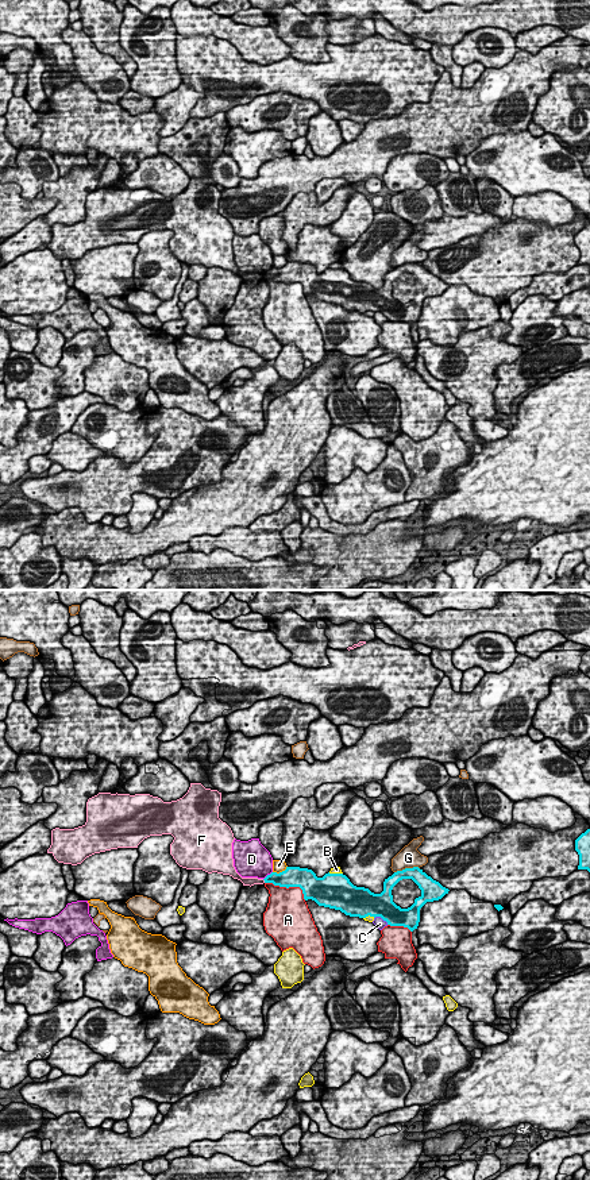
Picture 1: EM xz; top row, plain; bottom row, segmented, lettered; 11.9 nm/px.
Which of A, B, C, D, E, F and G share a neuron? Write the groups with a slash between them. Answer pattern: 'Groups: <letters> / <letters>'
Groups: A / B / C / D / E / F / G

